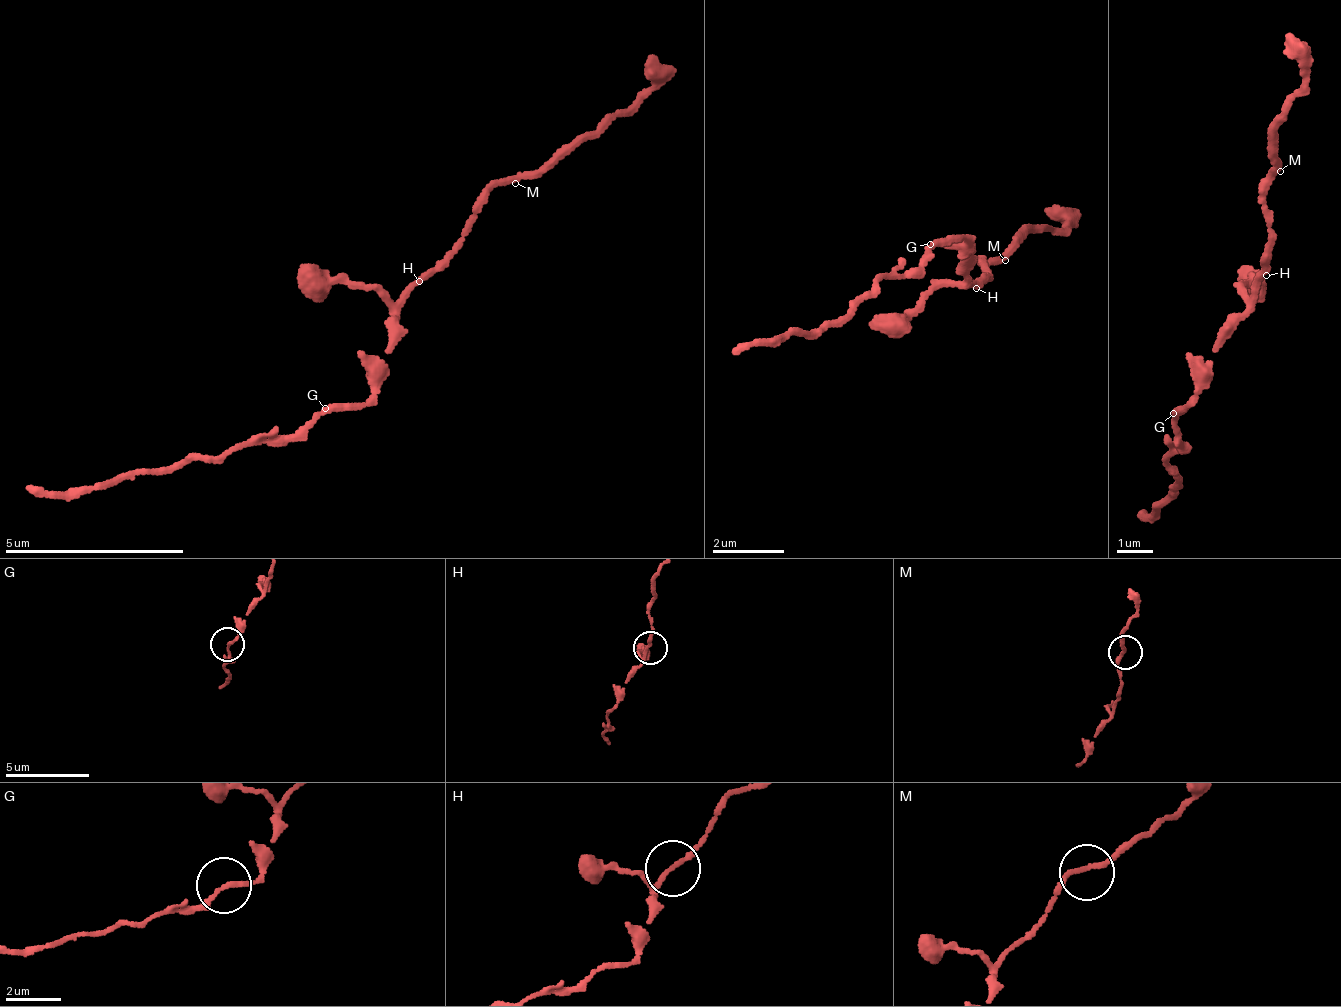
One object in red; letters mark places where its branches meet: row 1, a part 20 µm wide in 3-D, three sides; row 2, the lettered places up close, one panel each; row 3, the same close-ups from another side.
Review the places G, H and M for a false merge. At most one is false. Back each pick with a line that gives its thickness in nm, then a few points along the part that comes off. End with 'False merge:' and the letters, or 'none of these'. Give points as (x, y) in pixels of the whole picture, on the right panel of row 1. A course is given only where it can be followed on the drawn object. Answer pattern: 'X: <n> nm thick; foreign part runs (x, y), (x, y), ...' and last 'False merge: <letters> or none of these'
G: 160 nm thick; foreign part runs (1173, 415), (1178, 445), (1159, 457), (1173, 499), (1143, 514)
False merge: G

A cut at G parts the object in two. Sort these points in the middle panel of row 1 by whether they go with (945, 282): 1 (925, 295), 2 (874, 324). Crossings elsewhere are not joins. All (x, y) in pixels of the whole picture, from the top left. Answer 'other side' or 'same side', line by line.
1: same side
2: same side

